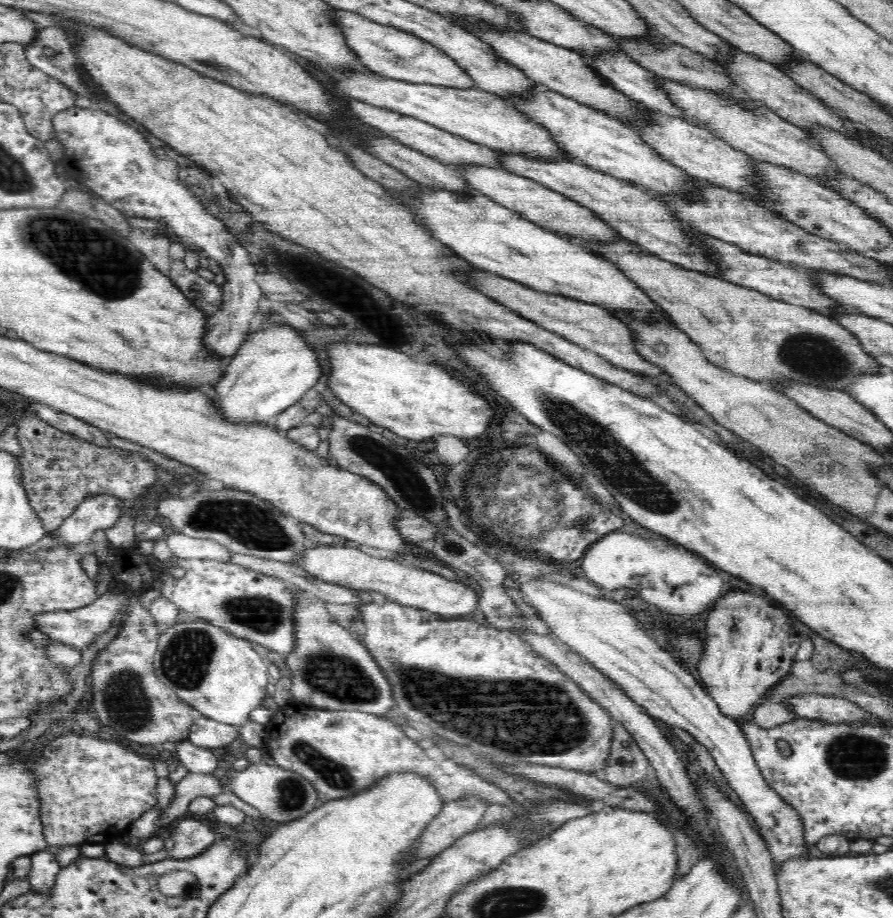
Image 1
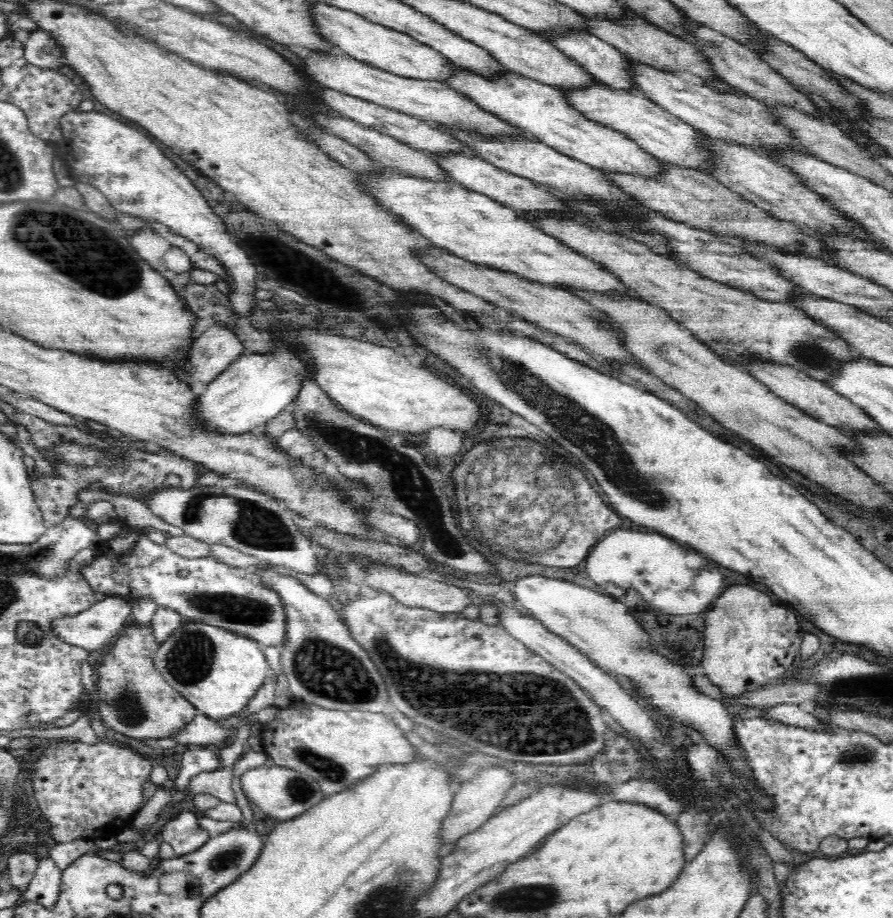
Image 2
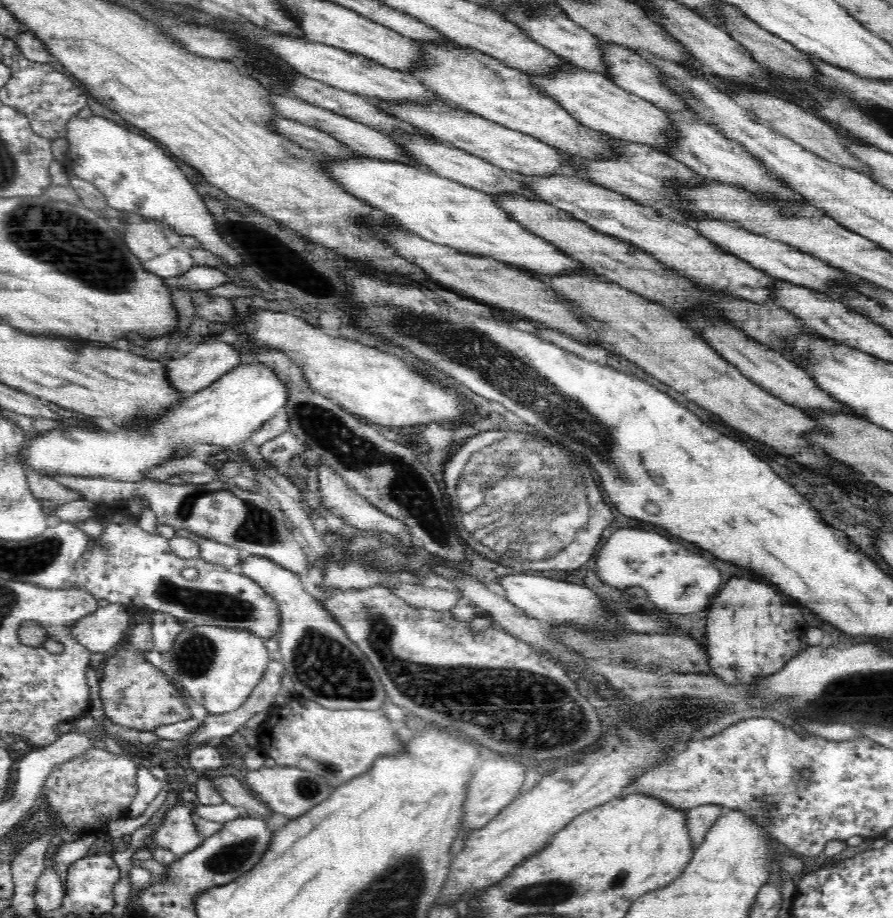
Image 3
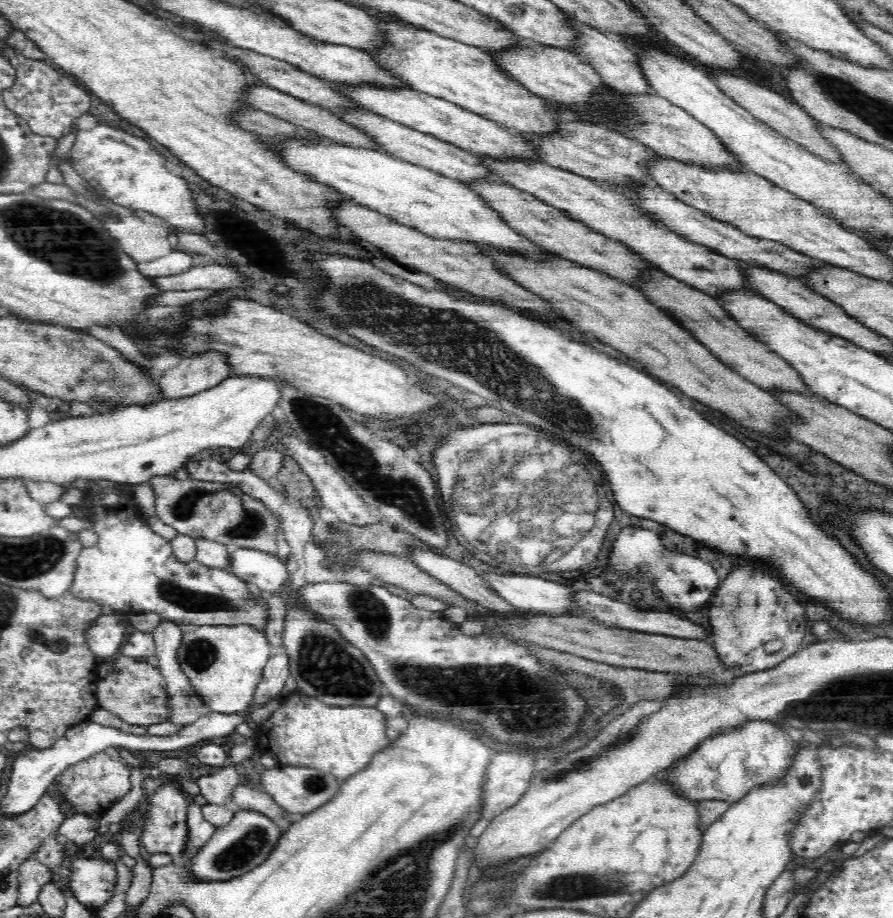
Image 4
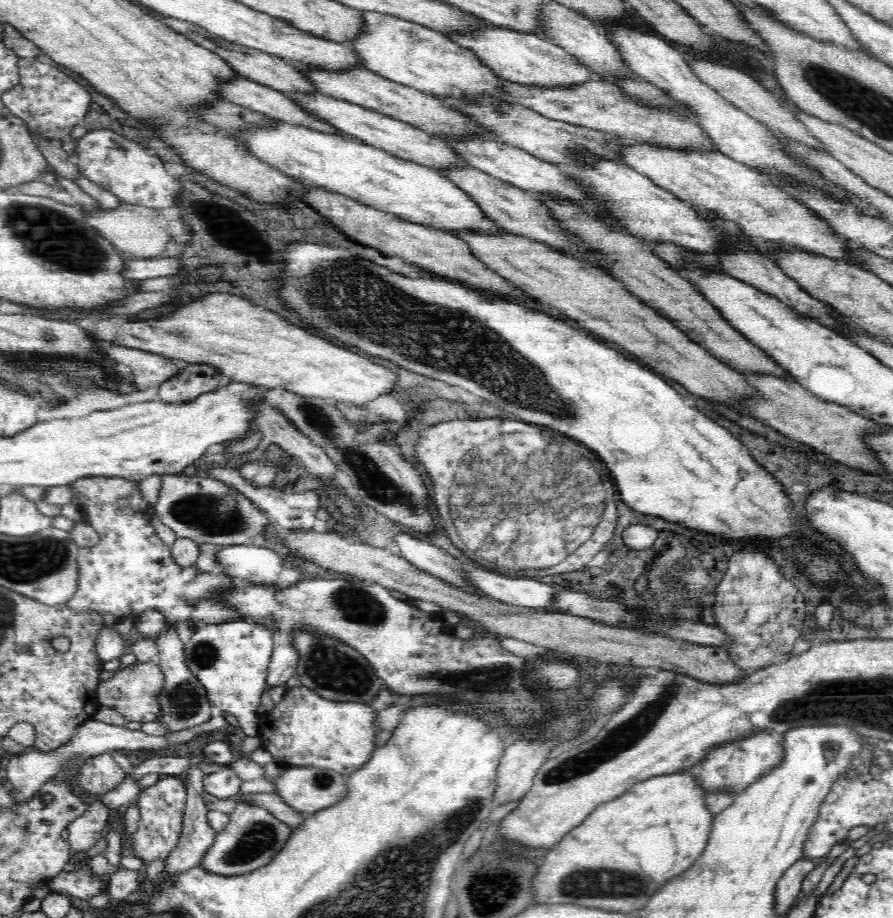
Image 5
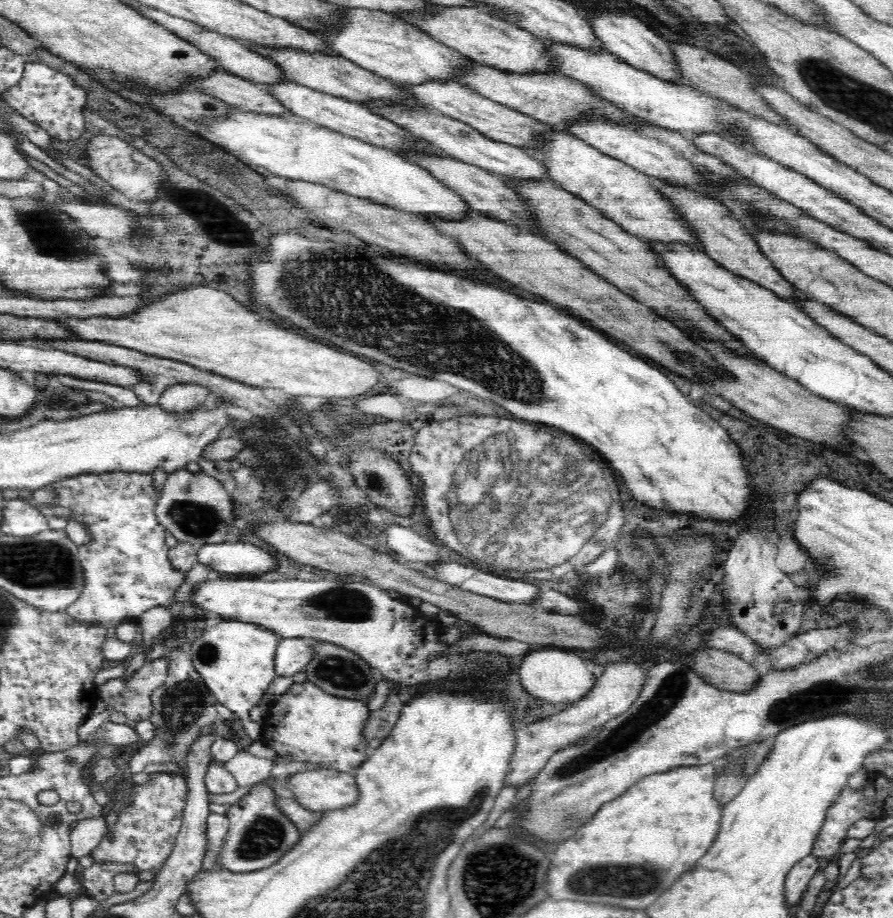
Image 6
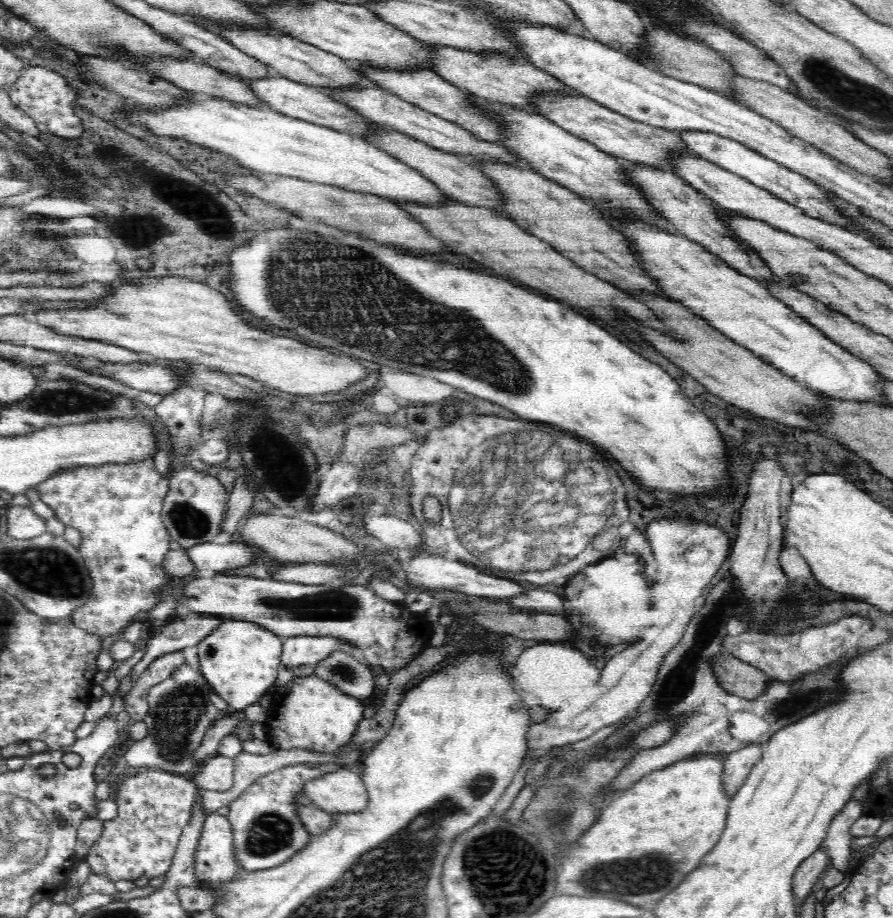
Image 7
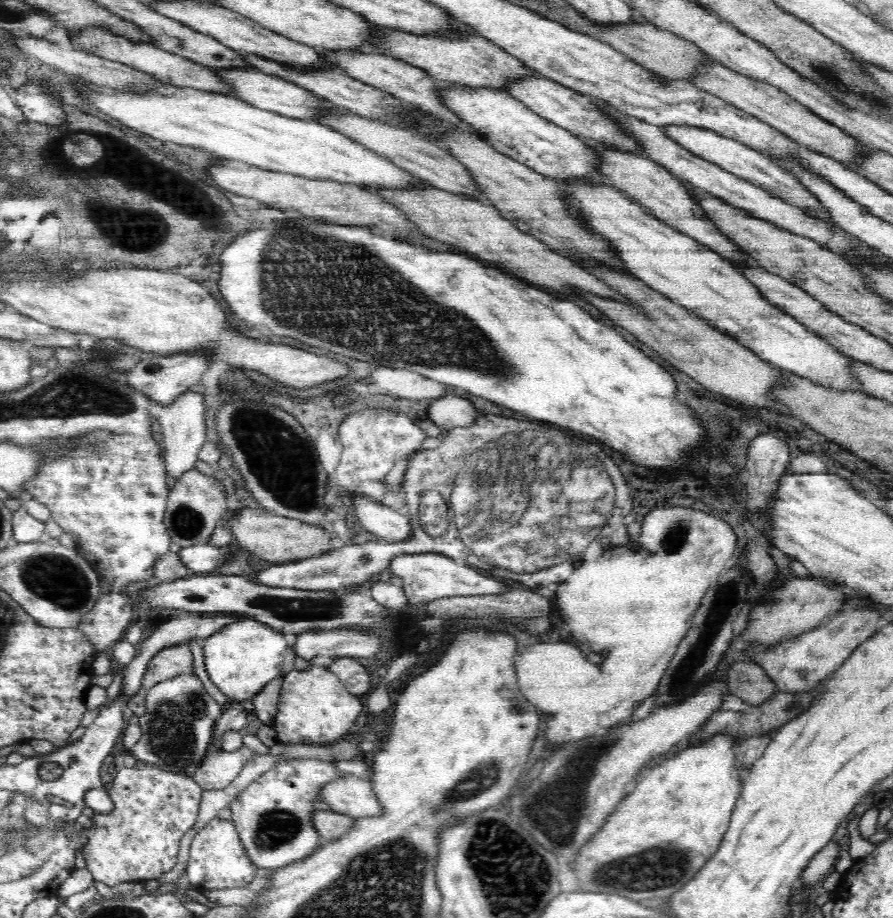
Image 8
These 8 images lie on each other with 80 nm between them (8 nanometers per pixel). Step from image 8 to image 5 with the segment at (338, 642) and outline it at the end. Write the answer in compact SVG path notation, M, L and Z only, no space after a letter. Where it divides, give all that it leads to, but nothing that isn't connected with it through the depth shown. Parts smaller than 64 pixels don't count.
M292 641L274 646L268 666L266 689L284 684L289 678L292 678L295 674L296 664L298 664L298 651Z

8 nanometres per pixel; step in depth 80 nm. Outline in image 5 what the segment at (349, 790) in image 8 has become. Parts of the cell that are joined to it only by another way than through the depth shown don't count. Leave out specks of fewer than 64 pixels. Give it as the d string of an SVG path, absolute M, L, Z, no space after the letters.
M289 766L284 769L282 776L274 782L278 786L278 797L292 809L300 813L312 814L329 806L346 795L346 777L330 769L316 769L308 766Z

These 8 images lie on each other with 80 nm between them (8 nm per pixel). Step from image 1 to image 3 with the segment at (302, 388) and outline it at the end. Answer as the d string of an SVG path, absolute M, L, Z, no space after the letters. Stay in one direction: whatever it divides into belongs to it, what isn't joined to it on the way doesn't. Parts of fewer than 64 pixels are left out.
M242 361L220 376L214 384L195 392L192 396L186 396L186 406L182 406L182 410L178 410L178 414L174 414L174 418L170 418L166 426L158 426L154 434L130 434L130 430L122 430L122 427L118 428L118 432L104 430L102 427L94 427L93 430L87 427L68 427L66 431L36 435L36 438L29 440L22 448L22 465L26 470L35 470L44 477L59 474L72 477L99 477L120 482L141 482L150 468L187 454L187 448L194 447L195 443L242 448L253 432L262 426L262 422L270 420L275 415L274 412L286 404L288 396L288 385L278 377L276 371L270 370L261 362Z

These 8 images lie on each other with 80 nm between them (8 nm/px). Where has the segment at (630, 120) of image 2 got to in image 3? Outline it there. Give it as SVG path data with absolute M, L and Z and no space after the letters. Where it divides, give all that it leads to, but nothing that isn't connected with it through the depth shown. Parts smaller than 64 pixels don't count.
M565 60L562 70L558 70L558 74L554 76L531 76L530 73L526 75L536 85L540 85L541 90L553 96L554 100L578 119L578 122L605 131L605 134L610 134L617 139L646 145L655 152L669 156L667 152L677 139L677 128L667 118L667 114L652 102L620 89L602 74L580 67L575 68L574 63Z

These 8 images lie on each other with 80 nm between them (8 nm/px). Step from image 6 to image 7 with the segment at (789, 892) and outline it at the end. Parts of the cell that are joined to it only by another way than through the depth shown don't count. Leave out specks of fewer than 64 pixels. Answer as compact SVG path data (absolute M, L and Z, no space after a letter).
M818 849L813 852L794 872L791 879L791 892L794 895L805 898L812 893L812 886L820 880L822 872L831 864L826 852Z

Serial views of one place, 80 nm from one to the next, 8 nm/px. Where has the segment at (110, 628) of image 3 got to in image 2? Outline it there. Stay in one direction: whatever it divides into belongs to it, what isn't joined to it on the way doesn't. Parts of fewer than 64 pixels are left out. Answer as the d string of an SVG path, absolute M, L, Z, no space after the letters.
M105 596L102 601L92 604L84 612L78 612L74 616L60 616L52 620L52 631L71 645L89 651L100 650L100 648L104 650L117 638L118 632L124 628L126 618L129 618L131 613L131 604L124 597Z

